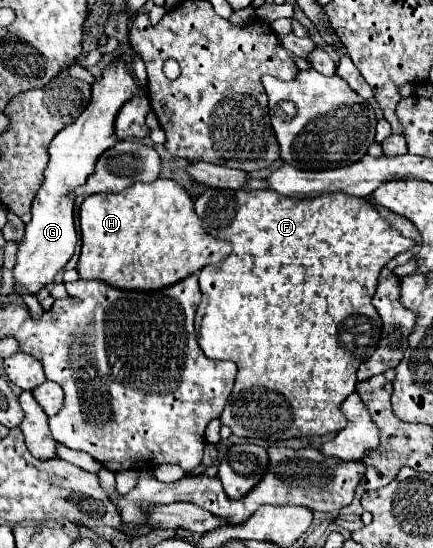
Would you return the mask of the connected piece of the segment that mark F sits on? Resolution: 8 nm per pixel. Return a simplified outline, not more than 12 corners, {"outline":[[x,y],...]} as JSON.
{"outline":[[211,188],[199,346],[235,436],[341,432],[381,268],[367,200]]}

